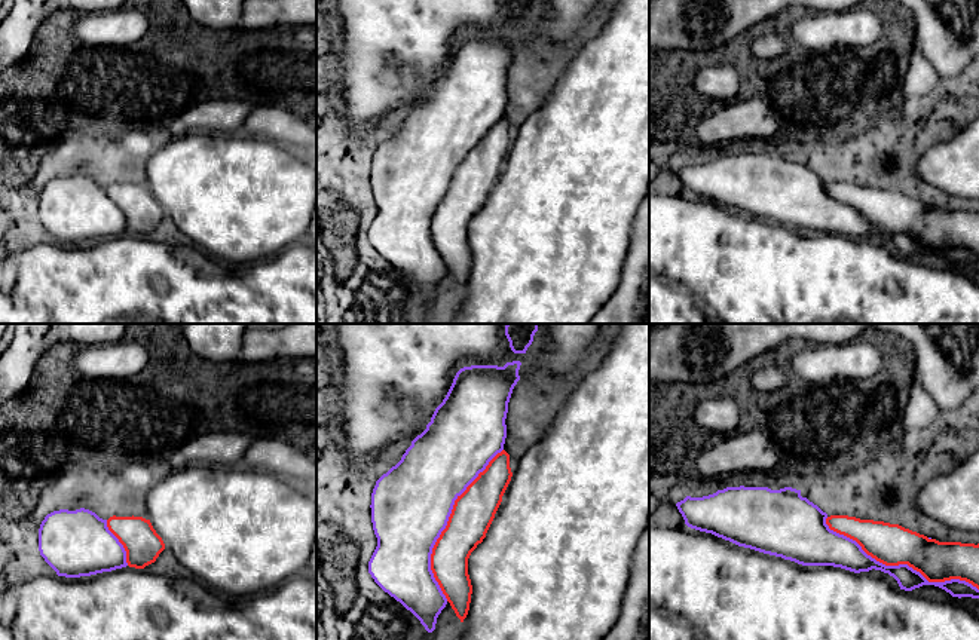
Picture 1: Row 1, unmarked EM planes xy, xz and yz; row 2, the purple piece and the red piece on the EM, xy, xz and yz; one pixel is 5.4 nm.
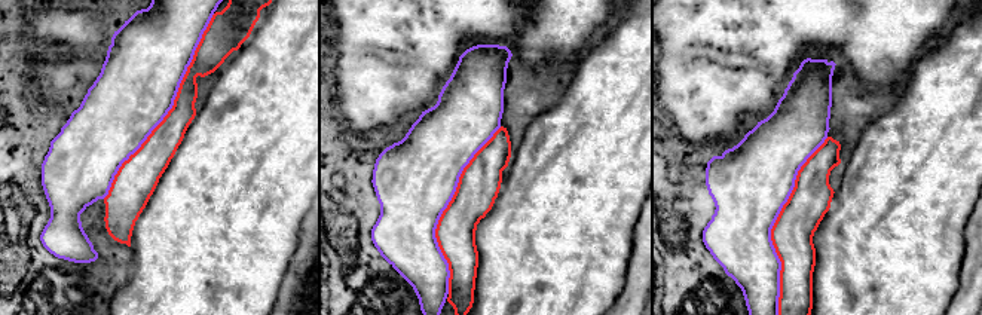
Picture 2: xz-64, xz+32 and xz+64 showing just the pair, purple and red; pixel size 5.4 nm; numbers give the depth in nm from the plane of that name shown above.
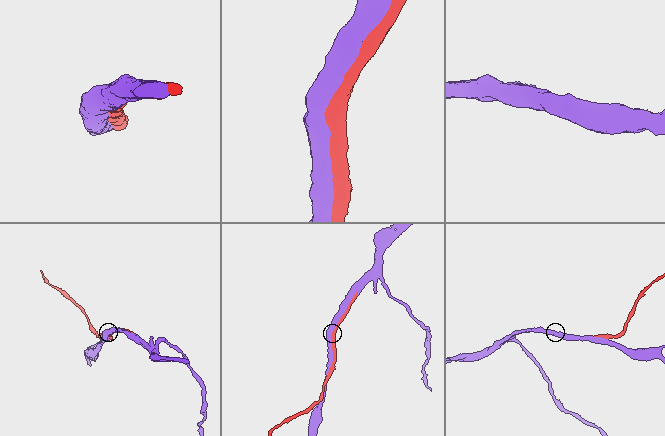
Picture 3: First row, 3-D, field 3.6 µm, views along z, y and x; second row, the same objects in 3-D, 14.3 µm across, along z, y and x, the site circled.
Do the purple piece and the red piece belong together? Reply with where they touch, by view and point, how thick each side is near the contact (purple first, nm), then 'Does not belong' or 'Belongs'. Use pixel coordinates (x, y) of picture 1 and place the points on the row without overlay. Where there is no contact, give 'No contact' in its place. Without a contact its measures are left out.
Touches purple at yz (899, 232). Thickness 140 nm (purple) against 220 nm. Belongs

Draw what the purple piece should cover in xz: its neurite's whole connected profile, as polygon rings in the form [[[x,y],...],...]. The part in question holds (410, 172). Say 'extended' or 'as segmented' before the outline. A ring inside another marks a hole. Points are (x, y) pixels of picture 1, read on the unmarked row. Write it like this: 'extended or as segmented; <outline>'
extended; [[[521,30],[471,33],[461,36],[435,76],[426,97],[417,102],[401,128],[383,141],[371,160],[371,190],[377,214],[368,229],[368,241],[391,264],[410,278],[428,300],[435,297],[437,285],[449,270],[464,290],[468,282],[472,252],[468,226],[483,209],[511,148],[510,122],[504,117],[507,105],[508,70],[520,48]]]

